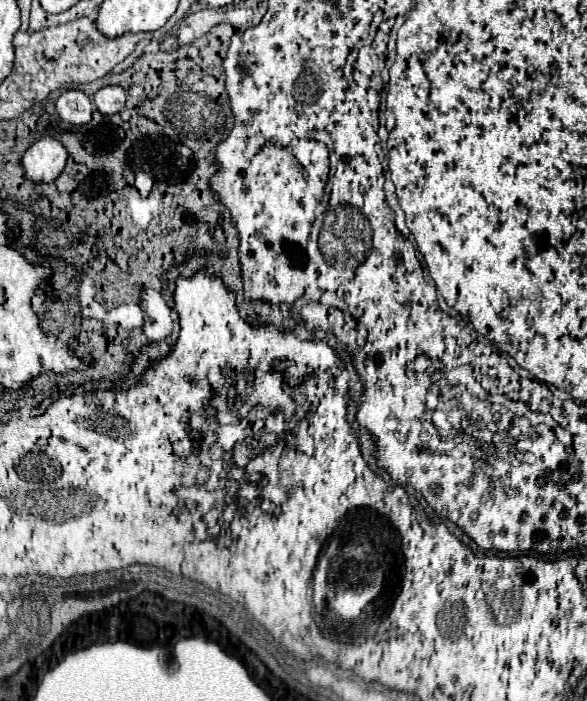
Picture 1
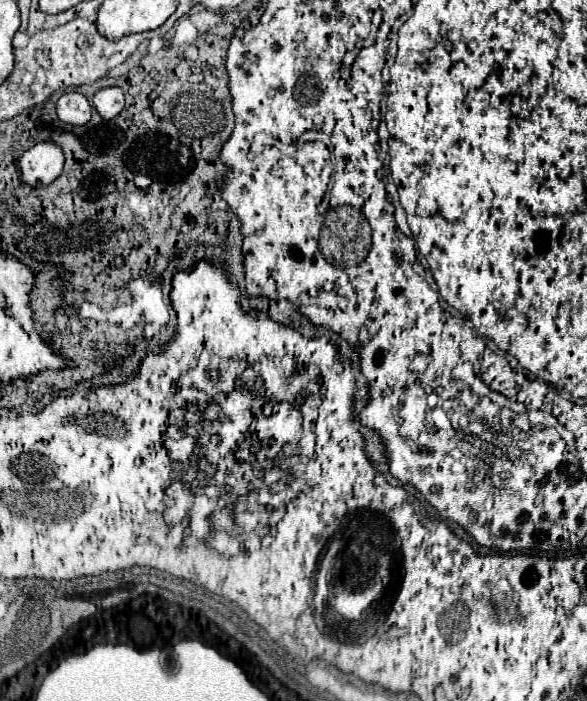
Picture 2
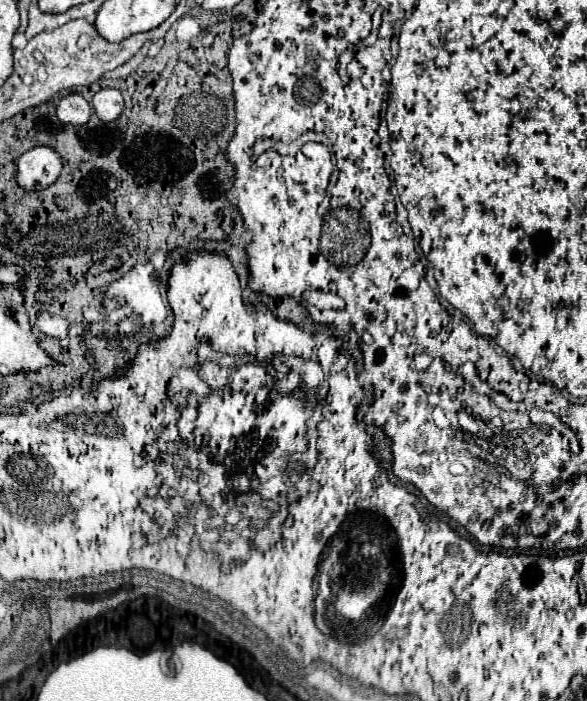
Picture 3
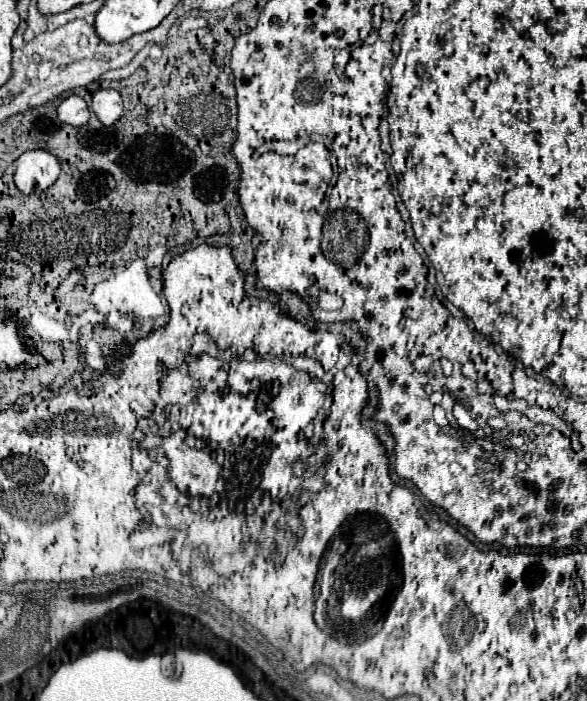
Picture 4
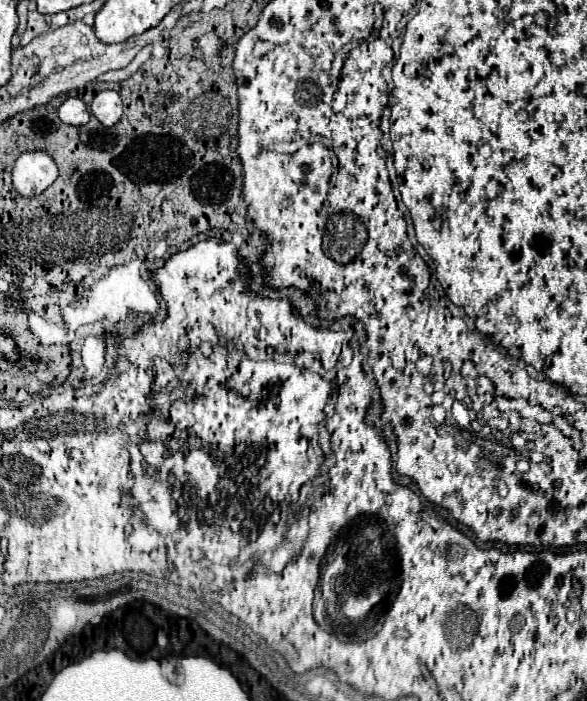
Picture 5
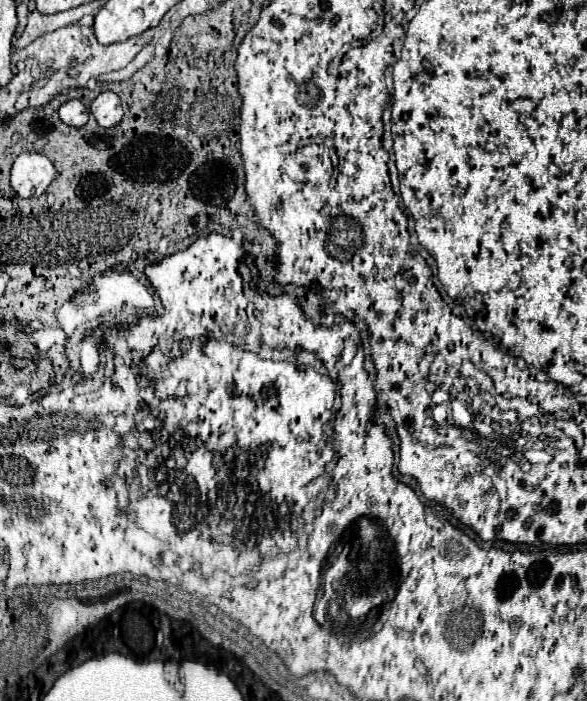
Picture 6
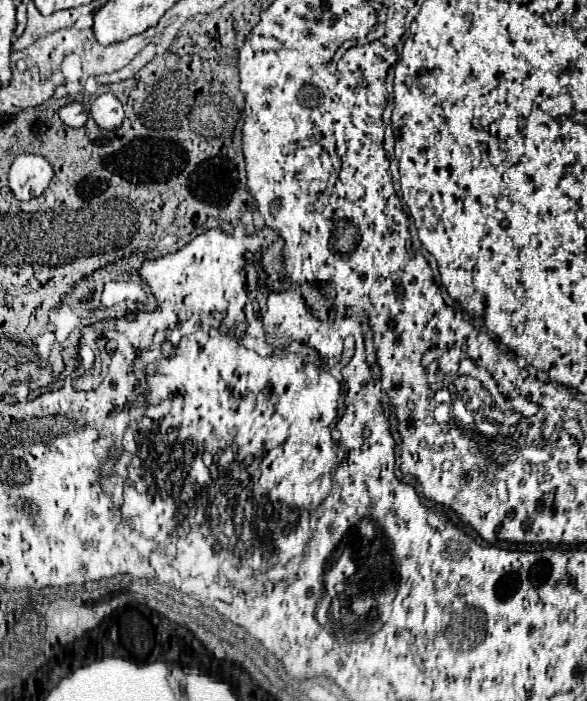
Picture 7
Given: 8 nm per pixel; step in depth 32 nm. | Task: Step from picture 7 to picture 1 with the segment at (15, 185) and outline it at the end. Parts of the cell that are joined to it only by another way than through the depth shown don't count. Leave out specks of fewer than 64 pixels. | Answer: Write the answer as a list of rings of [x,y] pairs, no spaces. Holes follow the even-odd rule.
[[[40,138],[22,156],[24,176],[34,182],[52,182],[60,176],[66,164],[66,148],[54,138]]]

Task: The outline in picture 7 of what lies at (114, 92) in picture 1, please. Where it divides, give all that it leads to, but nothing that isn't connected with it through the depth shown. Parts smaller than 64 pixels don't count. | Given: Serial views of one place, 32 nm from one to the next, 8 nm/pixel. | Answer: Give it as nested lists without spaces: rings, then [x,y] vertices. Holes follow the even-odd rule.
[[[114,94],[98,96],[90,106],[90,114],[102,130],[116,130],[124,120],[122,104]]]

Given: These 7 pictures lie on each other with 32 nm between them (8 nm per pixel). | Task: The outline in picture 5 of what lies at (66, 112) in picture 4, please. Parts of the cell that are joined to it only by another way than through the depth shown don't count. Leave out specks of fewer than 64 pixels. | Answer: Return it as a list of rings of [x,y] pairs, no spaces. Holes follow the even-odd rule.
[[[68,98],[66,102],[62,102],[62,106],[58,108],[58,116],[70,126],[84,126],[90,118],[88,108],[80,98]]]

